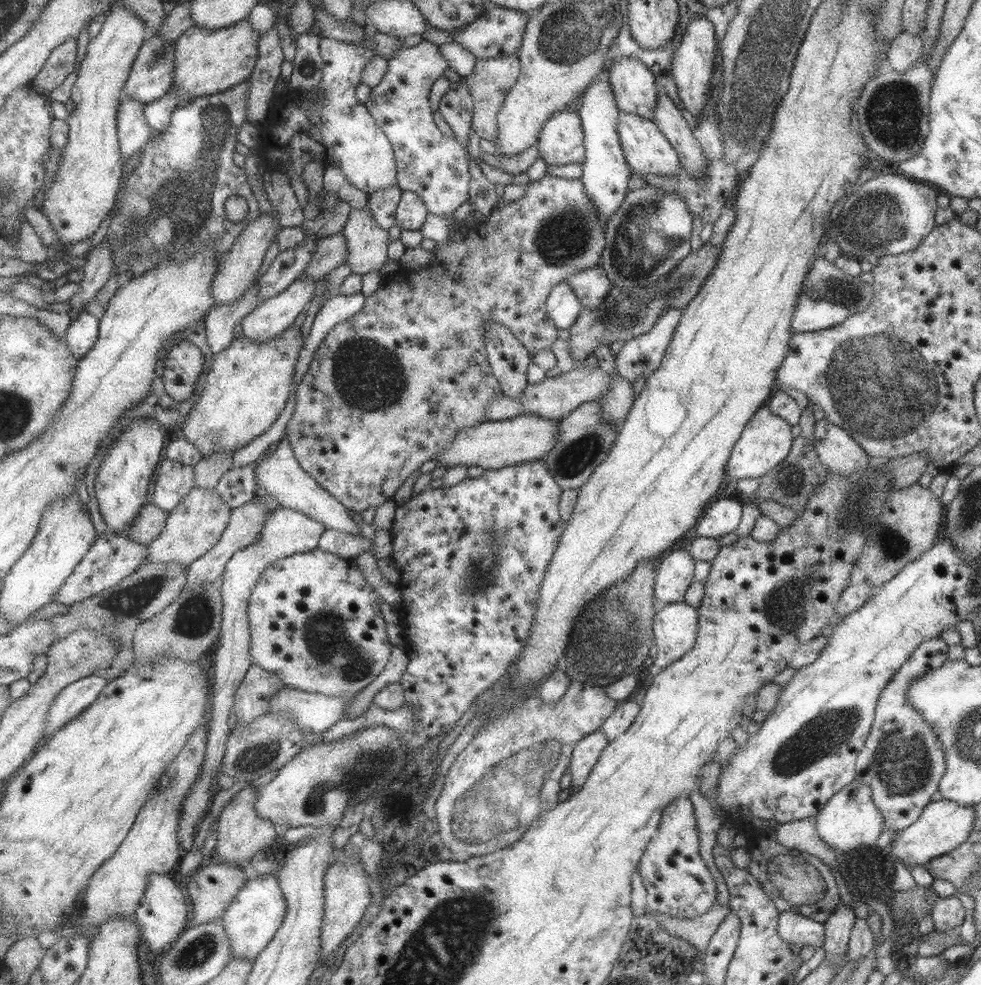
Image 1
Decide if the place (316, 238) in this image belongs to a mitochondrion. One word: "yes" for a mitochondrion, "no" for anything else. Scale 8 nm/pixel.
no

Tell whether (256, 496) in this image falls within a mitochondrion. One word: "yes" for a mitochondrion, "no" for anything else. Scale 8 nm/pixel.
no

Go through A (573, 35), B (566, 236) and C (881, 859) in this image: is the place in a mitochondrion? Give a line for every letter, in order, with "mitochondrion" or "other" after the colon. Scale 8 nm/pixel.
A: mitochondrion
B: mitochondrion
C: other

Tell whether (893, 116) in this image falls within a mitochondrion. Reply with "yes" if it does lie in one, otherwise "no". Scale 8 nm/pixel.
yes

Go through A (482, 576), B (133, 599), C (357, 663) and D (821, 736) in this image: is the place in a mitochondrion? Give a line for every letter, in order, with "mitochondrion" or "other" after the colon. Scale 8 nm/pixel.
A: mitochondrion
B: mitochondrion
C: mitochondrion
D: mitochondrion

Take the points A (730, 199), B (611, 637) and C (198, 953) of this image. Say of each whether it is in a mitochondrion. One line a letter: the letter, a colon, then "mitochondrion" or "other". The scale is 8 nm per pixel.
A: other
B: mitochondrion
C: mitochondrion

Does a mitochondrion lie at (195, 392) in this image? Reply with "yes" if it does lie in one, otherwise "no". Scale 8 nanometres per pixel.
no

